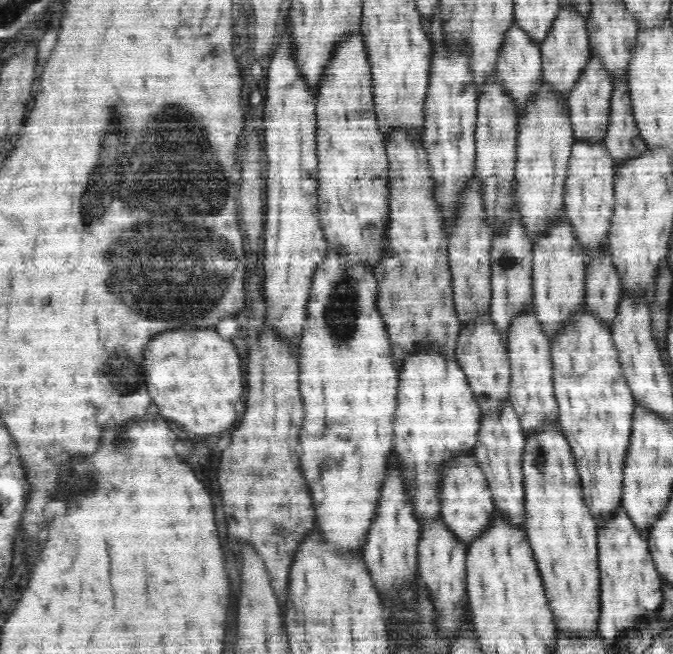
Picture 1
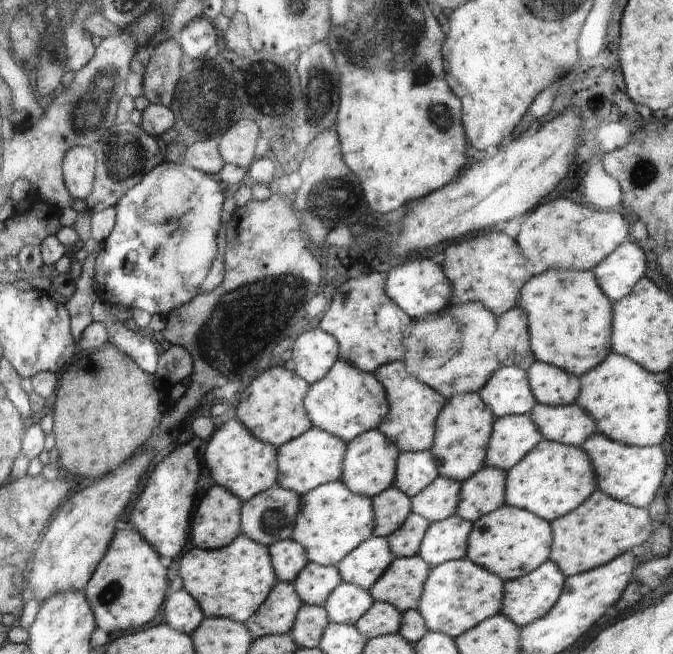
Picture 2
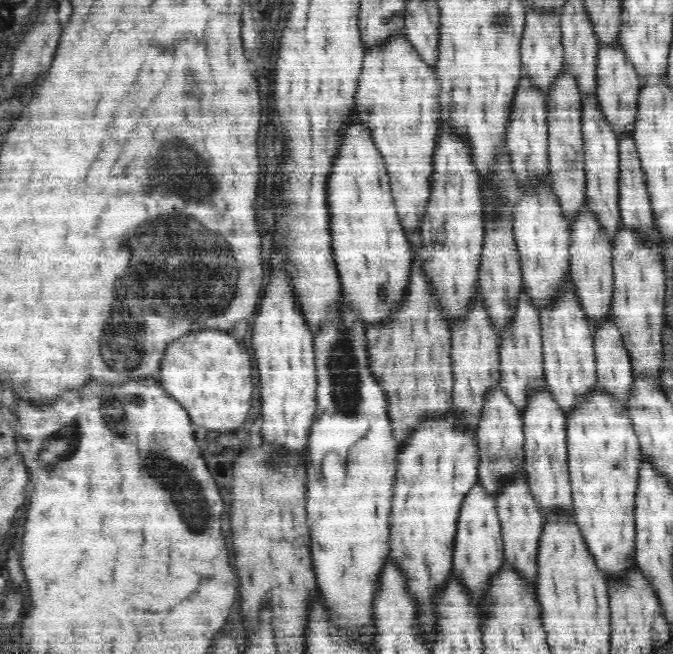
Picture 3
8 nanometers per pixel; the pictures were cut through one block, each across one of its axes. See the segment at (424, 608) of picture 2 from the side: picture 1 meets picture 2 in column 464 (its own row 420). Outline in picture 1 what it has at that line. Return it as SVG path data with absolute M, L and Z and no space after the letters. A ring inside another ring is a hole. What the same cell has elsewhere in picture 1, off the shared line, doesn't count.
M584 306L553 338L550 359L559 408L558 424L570 443L582 484L582 498L597 525L610 521L622 508L625 454L633 432L634 395L622 374L611 329Z

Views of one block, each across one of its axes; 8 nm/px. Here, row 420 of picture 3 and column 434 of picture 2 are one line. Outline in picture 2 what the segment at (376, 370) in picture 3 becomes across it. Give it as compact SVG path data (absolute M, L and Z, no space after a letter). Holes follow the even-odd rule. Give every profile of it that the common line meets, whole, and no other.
M394 361L379 366L373 374L387 391L390 404L390 414L378 429L392 439L402 453L430 450L434 444L436 420L448 400L438 391L432 390L432 387L416 380L405 361Z

